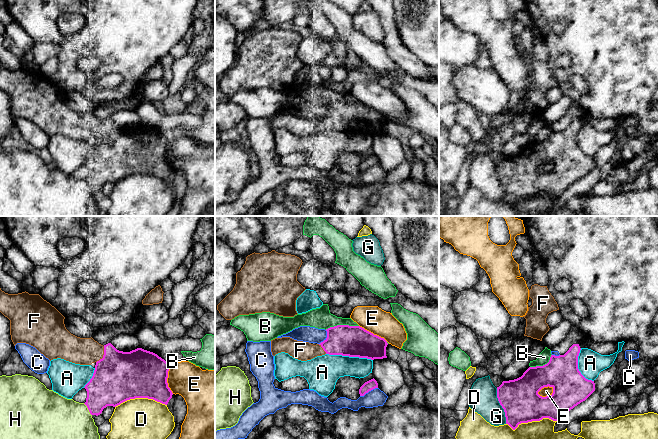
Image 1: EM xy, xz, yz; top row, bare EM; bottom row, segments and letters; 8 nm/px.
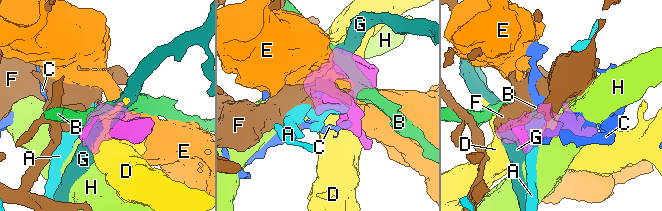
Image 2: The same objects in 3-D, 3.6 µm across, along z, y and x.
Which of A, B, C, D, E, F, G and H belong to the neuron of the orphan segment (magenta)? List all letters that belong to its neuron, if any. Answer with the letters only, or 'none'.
F

